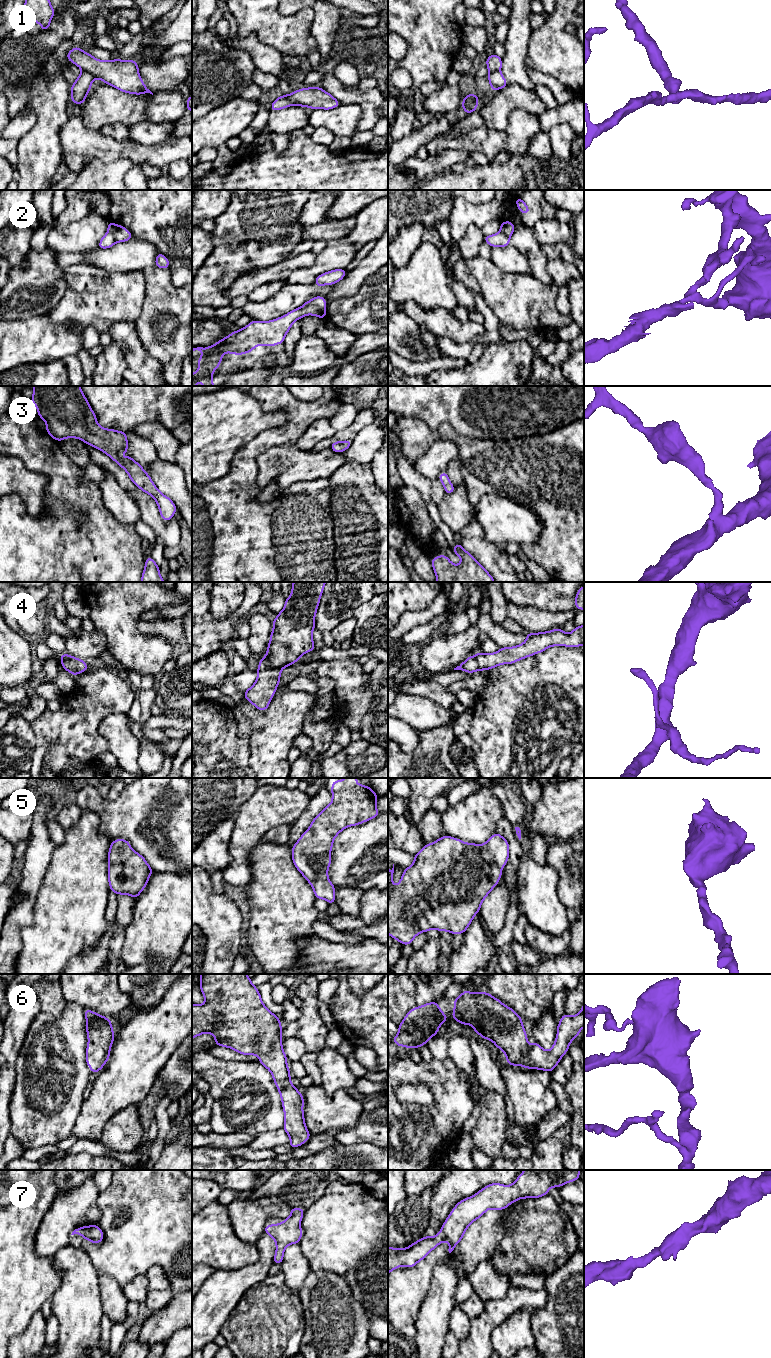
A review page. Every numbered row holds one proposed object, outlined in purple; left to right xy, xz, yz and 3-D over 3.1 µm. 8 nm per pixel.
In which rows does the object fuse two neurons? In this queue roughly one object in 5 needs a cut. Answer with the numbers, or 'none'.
1, 2

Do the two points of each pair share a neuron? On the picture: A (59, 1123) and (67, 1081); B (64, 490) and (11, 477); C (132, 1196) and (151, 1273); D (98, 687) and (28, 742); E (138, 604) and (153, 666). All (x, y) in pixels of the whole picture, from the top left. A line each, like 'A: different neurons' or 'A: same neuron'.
A: same neuron
B: different neurons
C: different neurons
D: different neurons
E: same neuron

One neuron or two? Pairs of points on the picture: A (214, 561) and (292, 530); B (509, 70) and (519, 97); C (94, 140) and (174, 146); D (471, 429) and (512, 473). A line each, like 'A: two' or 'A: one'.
A: one
B: two
C: one
D: two

